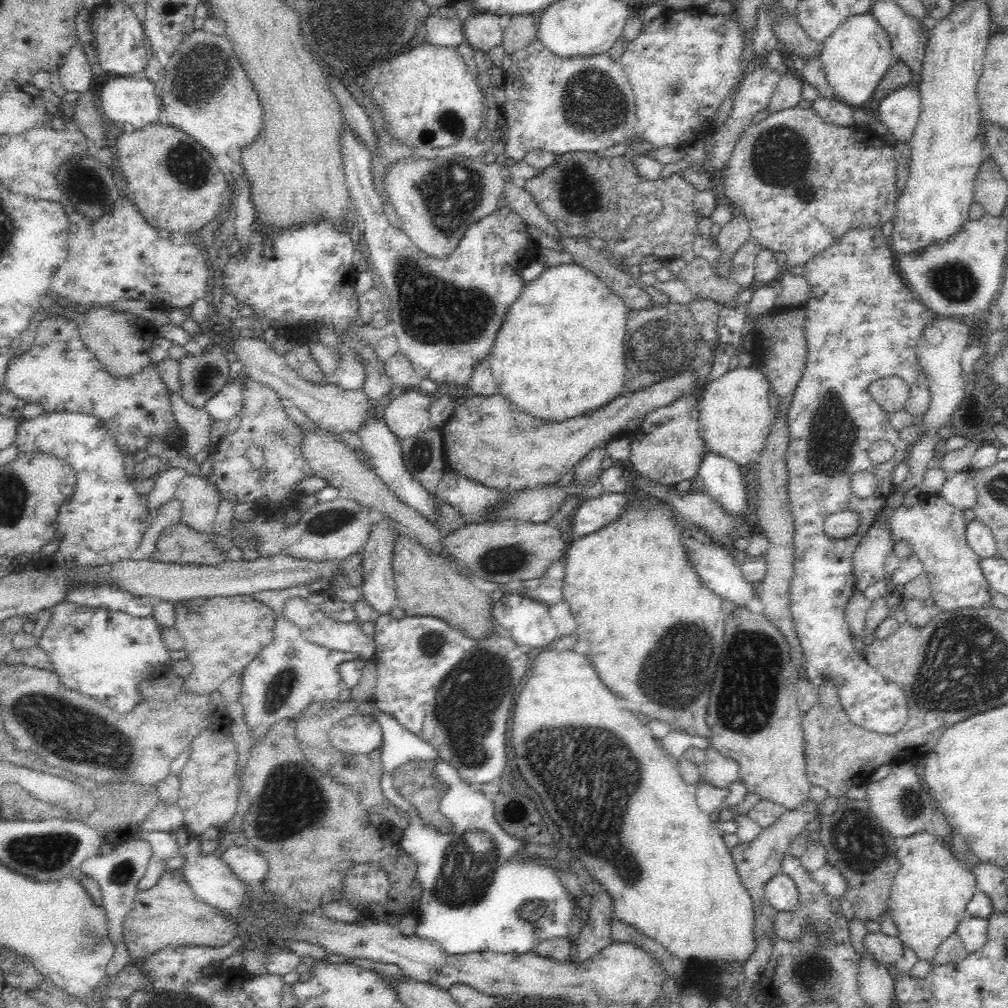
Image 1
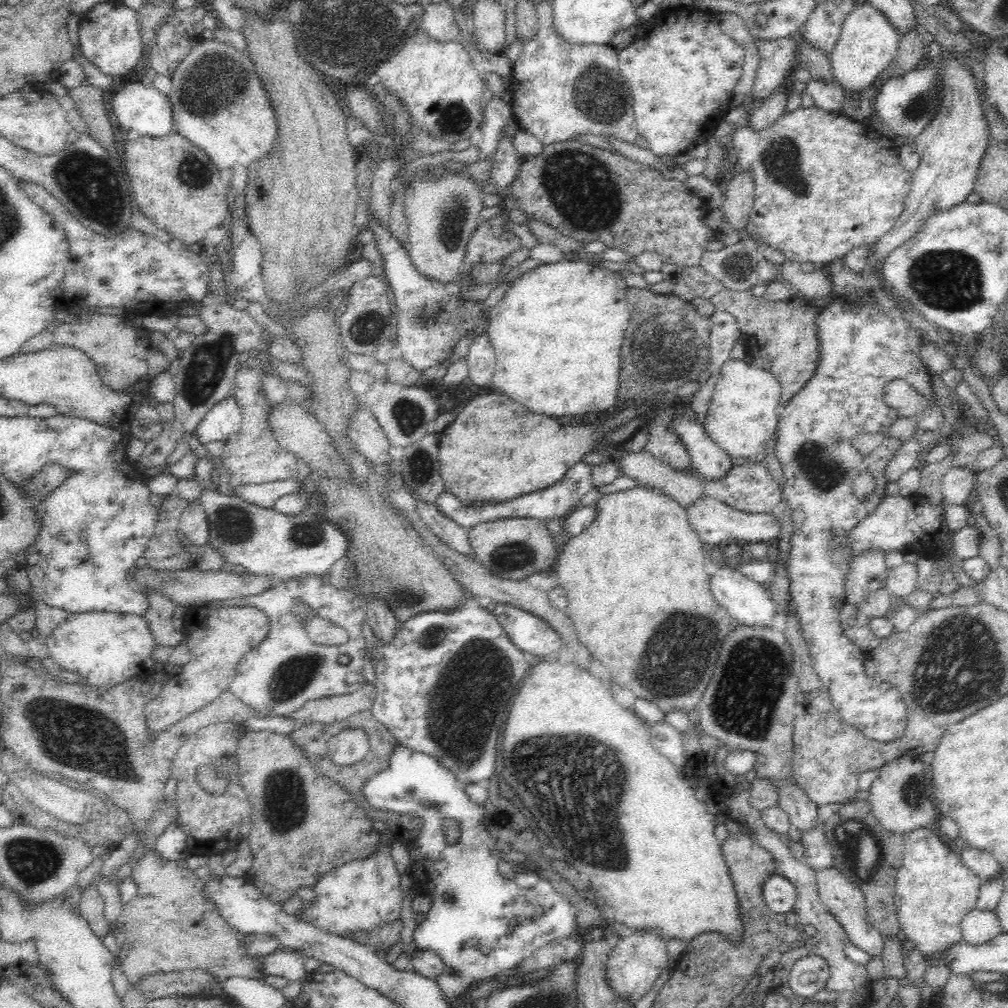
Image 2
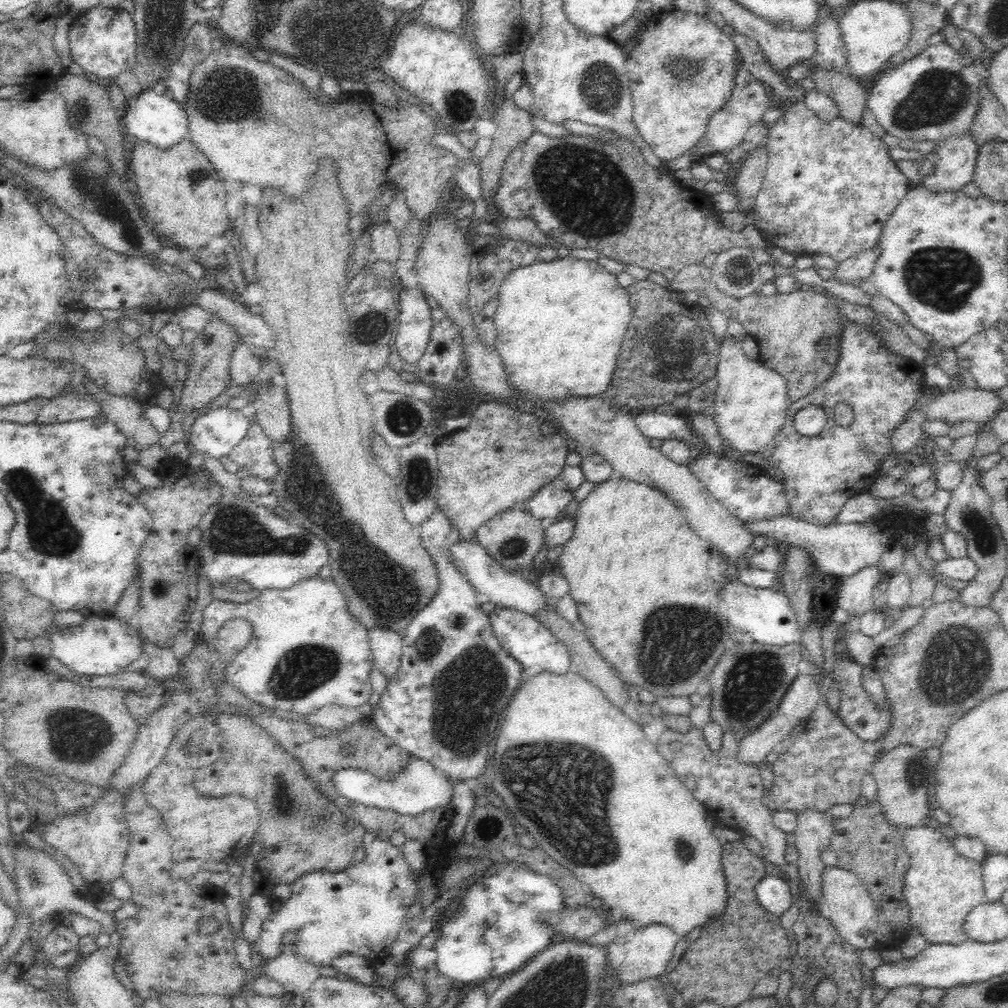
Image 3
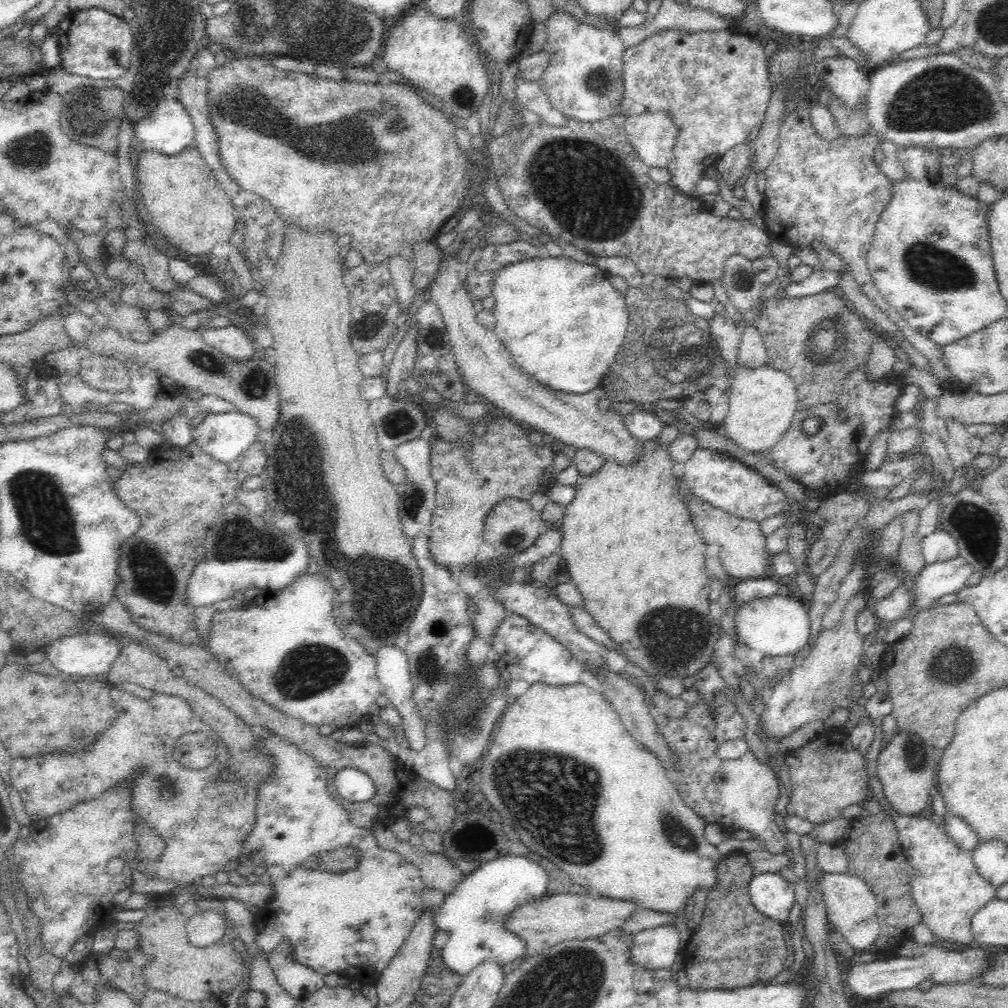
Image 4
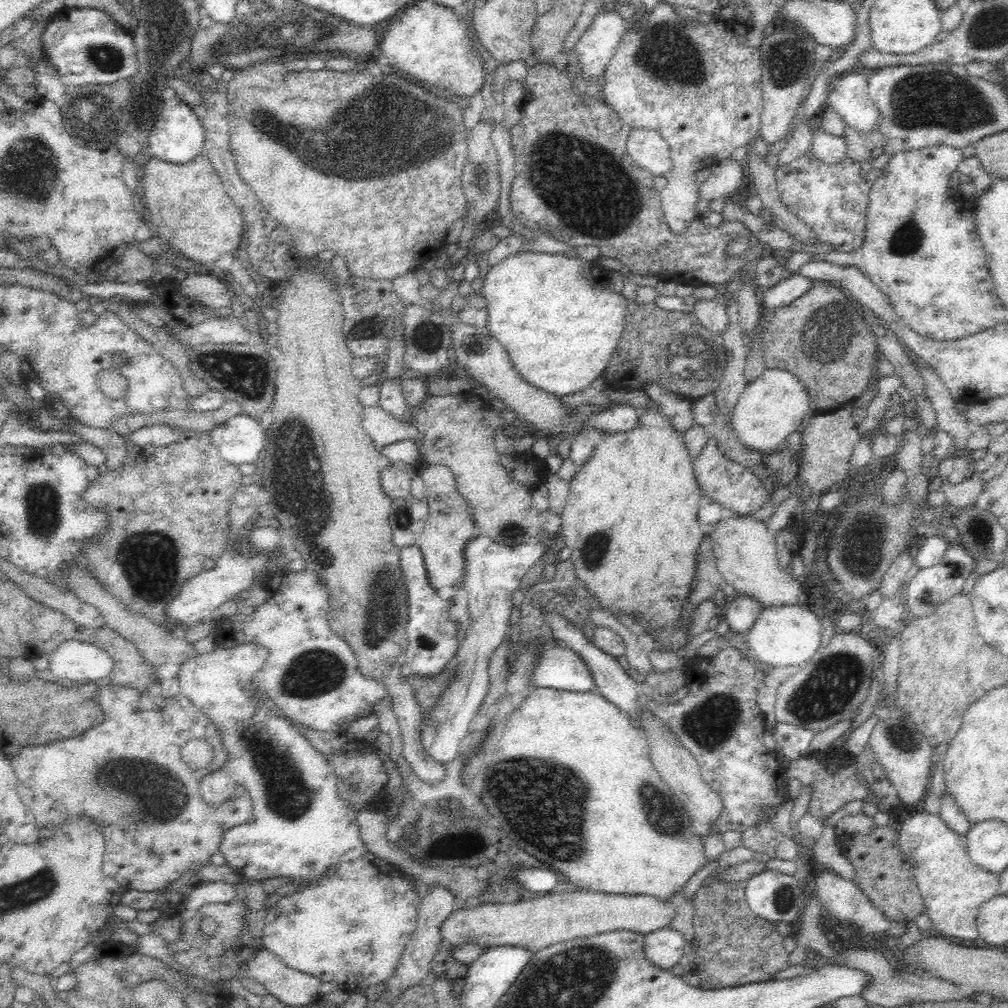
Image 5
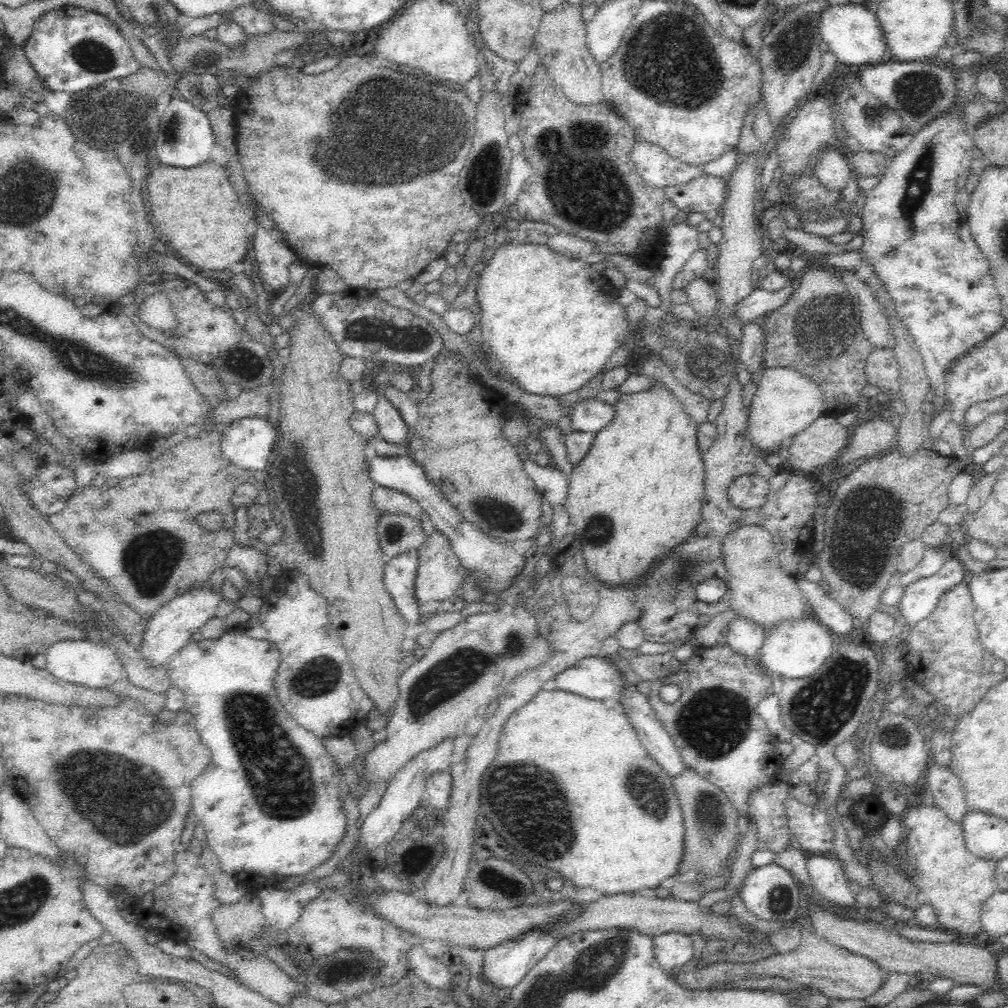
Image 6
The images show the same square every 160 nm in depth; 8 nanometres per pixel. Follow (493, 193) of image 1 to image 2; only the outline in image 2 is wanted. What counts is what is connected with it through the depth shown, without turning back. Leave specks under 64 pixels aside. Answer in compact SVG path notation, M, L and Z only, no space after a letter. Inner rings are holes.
M444 173L440 178L429 180L425 176L416 177L415 182L403 189L403 207L408 219L409 245L408 255L413 266L420 276L430 278L441 284L458 284L462 280L464 260L466 260L466 247L470 244L470 237L475 231L478 213L482 210L483 190L481 186L469 175L464 173Z

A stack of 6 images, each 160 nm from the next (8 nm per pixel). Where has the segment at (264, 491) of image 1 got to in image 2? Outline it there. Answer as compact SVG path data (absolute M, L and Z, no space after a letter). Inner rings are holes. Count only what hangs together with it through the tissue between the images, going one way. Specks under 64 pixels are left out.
M238 362L235 372L235 400L240 405L243 423L238 434L232 435L226 442L221 454L222 466L230 472L230 486L238 484L264 484L295 478L297 475L296 456L288 453L274 440L268 429L268 410L270 404L263 401L261 395L262 382L256 367L248 366L247 362Z

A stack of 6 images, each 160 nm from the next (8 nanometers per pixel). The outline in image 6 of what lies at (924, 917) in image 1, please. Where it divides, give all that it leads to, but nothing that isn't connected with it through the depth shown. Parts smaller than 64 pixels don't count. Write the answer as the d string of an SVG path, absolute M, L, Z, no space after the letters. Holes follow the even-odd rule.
M920 804L905 810L901 818L908 830L907 864L916 872L922 900L927 900L936 909L938 926L972 938L983 930L980 913L984 901L999 890L995 879L996 861L972 854L965 847L961 823L948 818L934 805Z

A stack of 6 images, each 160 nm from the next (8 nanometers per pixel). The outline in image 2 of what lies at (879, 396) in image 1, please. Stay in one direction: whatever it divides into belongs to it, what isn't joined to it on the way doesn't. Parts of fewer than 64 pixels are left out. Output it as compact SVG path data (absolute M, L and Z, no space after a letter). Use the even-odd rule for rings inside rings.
M906 380L890 382L884 390L884 402L899 412L900 417L915 418L936 405L933 398L926 398L906 383Z

